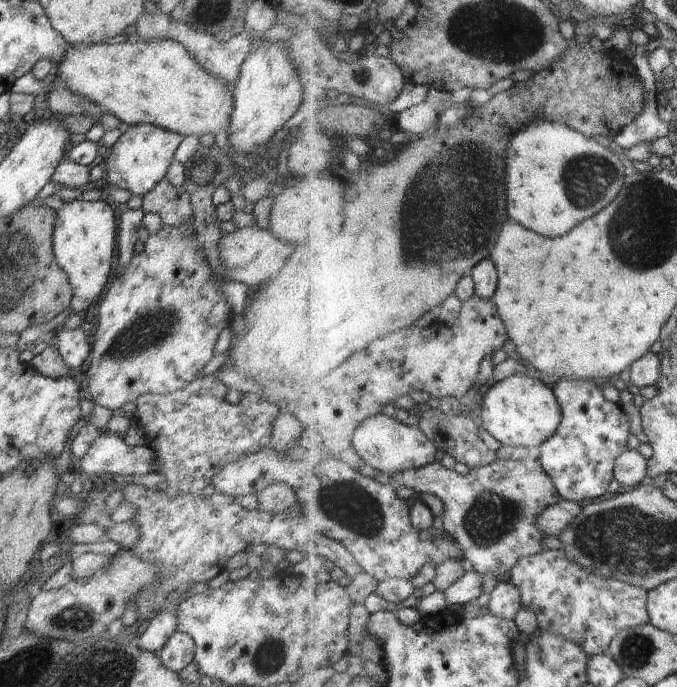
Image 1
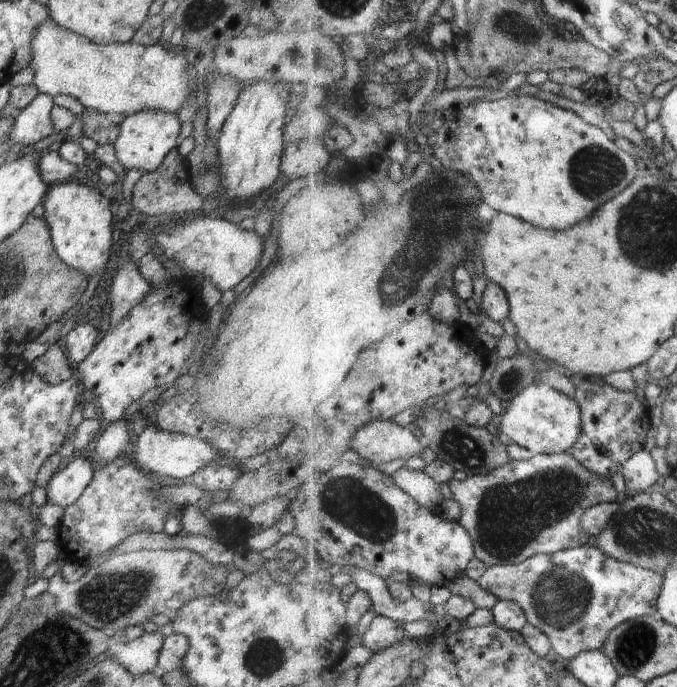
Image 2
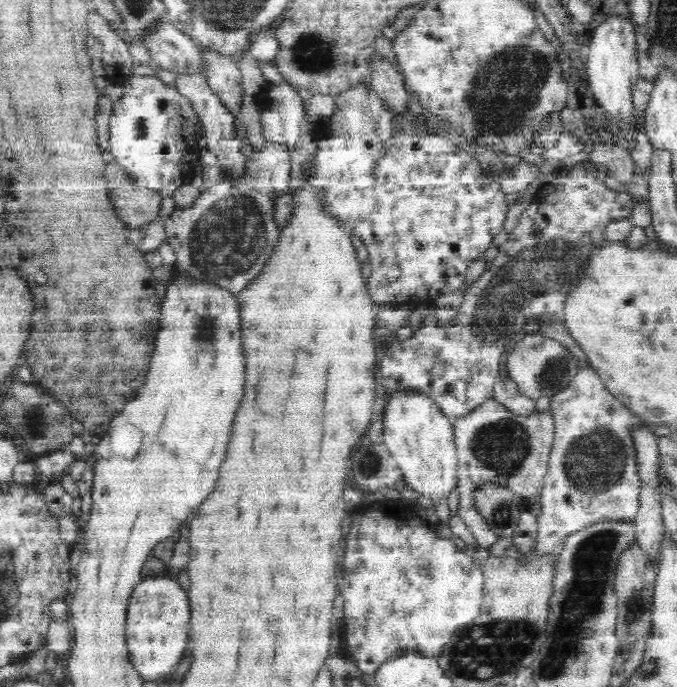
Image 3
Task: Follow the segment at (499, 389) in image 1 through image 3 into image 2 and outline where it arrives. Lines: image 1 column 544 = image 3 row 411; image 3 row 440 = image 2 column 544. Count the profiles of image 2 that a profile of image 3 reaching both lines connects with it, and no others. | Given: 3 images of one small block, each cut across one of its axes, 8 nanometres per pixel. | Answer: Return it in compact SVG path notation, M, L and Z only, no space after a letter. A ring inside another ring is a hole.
M547 383L528 387L511 401L506 414L496 419L498 431L507 434L517 445L529 448L535 455L559 455L570 452L584 434L583 408L568 394Z

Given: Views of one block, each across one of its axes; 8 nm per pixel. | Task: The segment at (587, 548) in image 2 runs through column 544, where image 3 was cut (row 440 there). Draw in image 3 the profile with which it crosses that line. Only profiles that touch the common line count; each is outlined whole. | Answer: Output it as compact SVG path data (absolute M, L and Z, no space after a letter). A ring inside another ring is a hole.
M592 366L582 367L560 392L552 394L550 411L555 422L553 447L549 456L550 468L546 473L541 493L541 513L537 516L538 540L535 554L540 556L560 547L567 535L594 526L602 521L629 521L638 512L640 479L634 457L634 443L628 428L637 415L629 411L606 387Z

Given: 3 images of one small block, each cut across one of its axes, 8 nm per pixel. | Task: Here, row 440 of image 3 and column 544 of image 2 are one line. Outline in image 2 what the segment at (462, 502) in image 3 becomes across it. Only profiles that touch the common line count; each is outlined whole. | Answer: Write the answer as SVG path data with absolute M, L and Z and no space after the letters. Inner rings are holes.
M570 452L559 455L535 455L529 461L510 461L489 475L470 476L465 481L454 477L450 482L455 500L462 506L460 522L475 537L477 558L488 568L500 565L517 565L526 562L530 556L542 553L554 555L586 545L592 538L591 532L583 525L588 509L614 503L624 497L614 486L610 477L591 471L581 460Z

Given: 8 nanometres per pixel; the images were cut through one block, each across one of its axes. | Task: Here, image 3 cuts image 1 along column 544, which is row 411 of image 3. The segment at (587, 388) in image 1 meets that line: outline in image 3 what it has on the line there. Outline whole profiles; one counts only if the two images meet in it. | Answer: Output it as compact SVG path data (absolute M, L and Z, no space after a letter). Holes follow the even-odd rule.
M590 158L584 160L580 163L572 164L572 167L564 167L560 170L552 180L548 182L541 190L538 192L537 196L530 201L530 204L526 206L526 210L520 216L518 220L518 225L514 226L512 230L508 233L508 241L504 244L500 244L498 256L491 262L490 268L485 270L478 279L473 282L464 293L464 300L457 307L458 314L452 320L452 324L446 324L446 326L440 328L434 328L432 326L422 326L420 330L416 331L409 339L404 341L395 341L394 344L384 354L384 358L380 360L380 374L383 383L383 388L386 390L386 394L392 394L392 390L398 390L400 386L411 386L412 388L419 388L422 392L427 392L435 398L435 401L440 405L440 408L447 414L454 417L462 416L466 414L468 410L472 410L474 406L482 404L484 400L488 400L490 396L493 396L493 388L496 381L500 376L500 360L502 360L502 354L508 346L508 342L512 340L515 333L518 333L525 325L532 322L538 322L541 318L552 318L556 317L558 320L564 320L564 309L567 303L567 298L571 295L572 290L583 281L589 266L591 265L591 259L598 254L598 250L604 246L607 242L605 237L606 225L615 222L616 220L631 219L632 211L635 208L636 202L634 202L634 197L630 193L620 192L620 190L612 190L608 188L606 180L608 177L613 177L613 172L608 167L608 164L599 164L599 162L594 162Z

